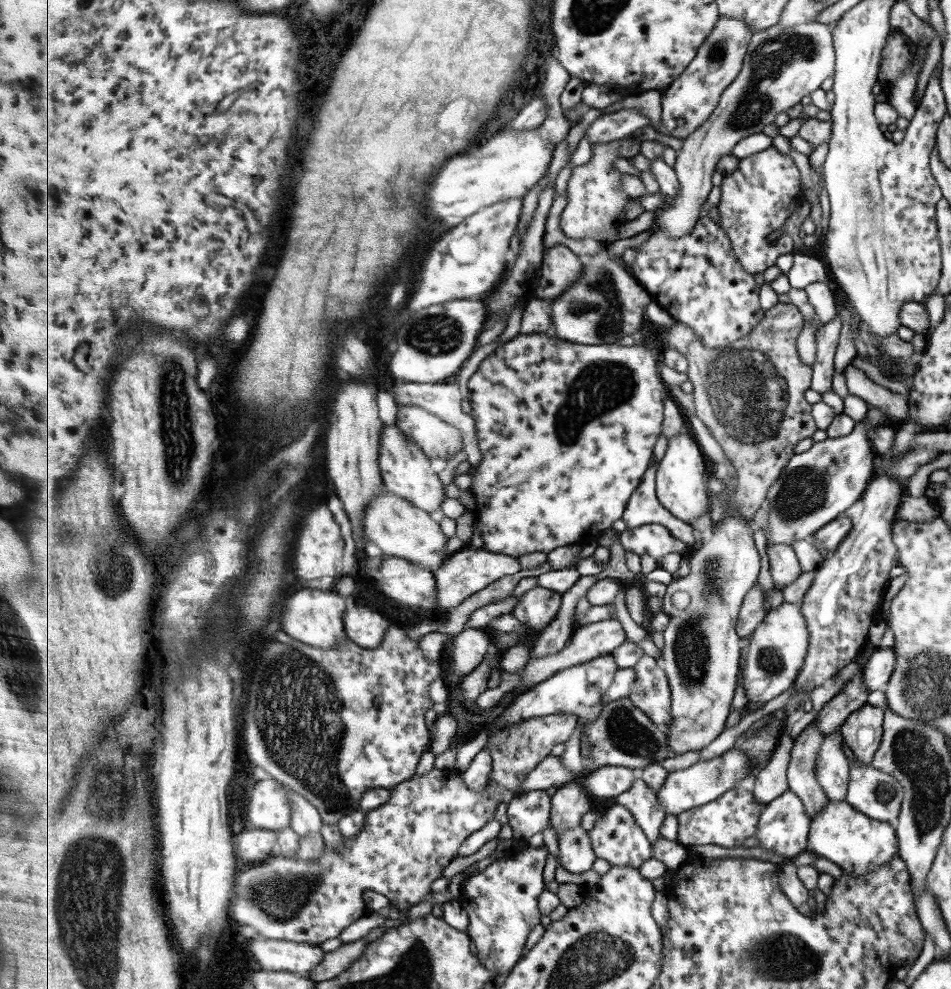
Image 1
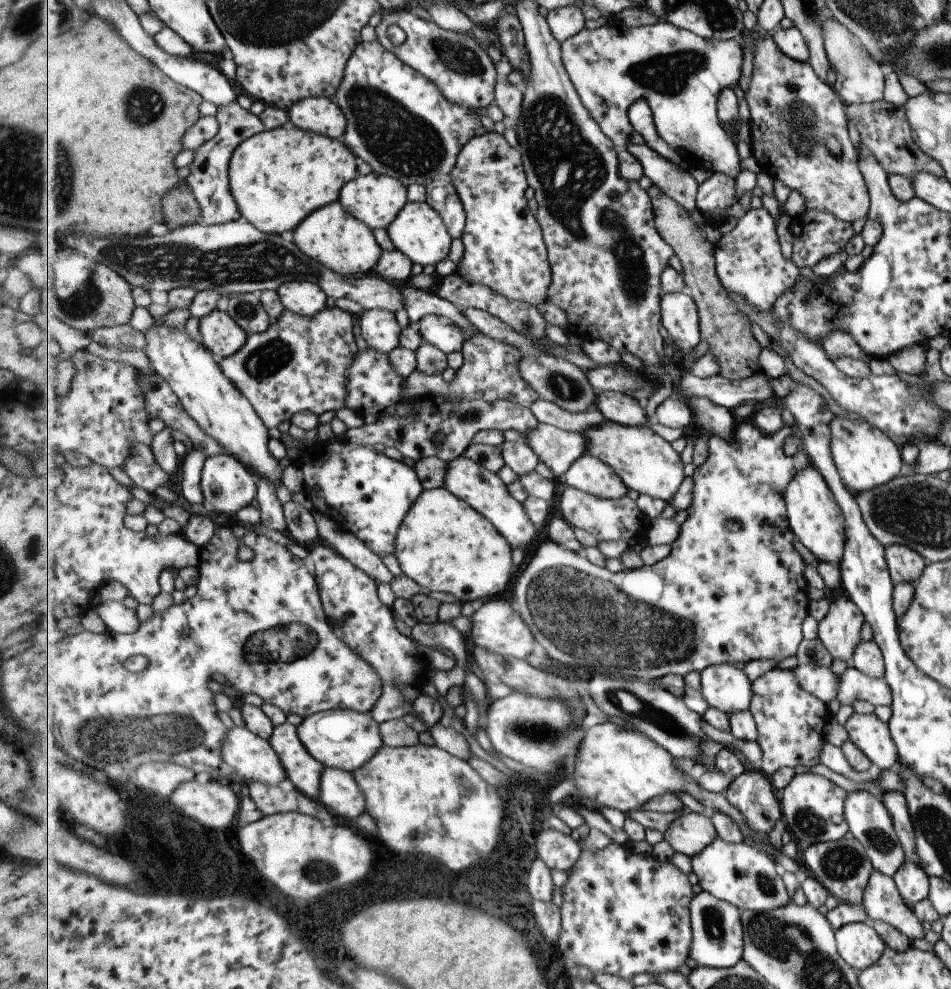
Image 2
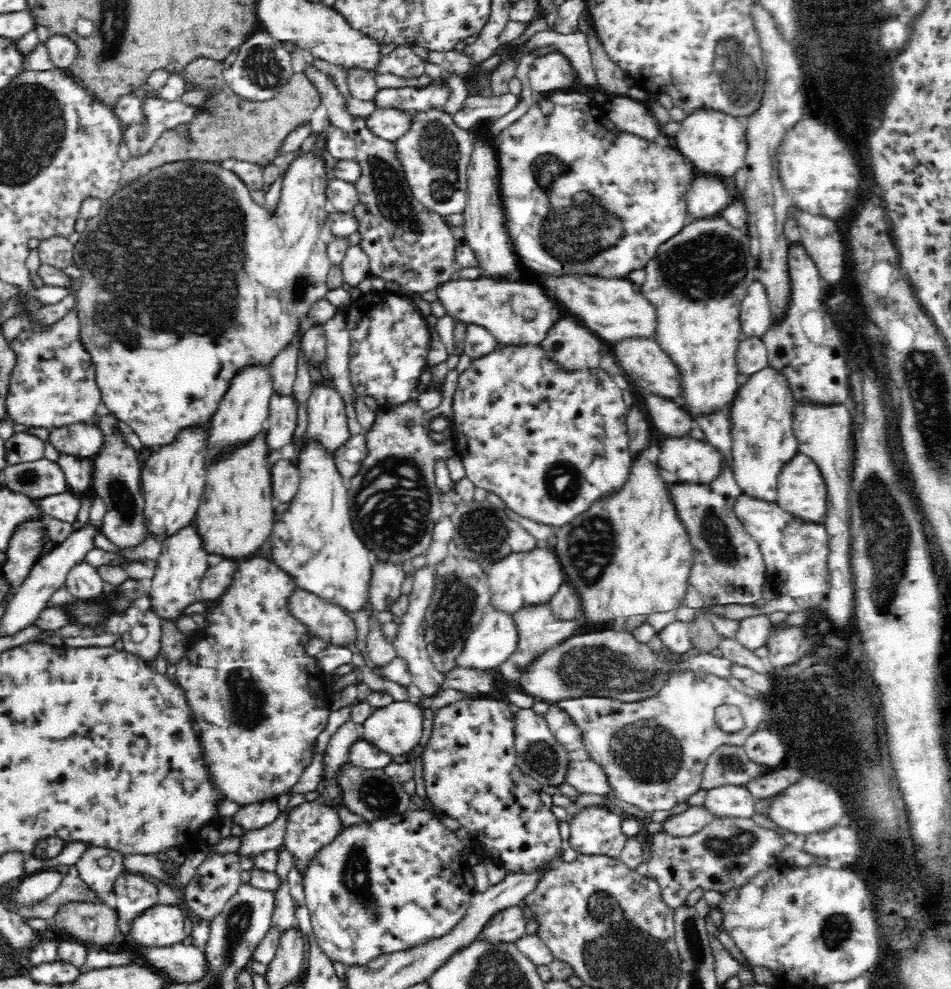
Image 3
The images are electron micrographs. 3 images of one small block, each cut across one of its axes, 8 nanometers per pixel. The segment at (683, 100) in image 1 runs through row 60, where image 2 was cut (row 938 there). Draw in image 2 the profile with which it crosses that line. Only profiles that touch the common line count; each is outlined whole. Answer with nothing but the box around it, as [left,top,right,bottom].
[690,890,744,969]

